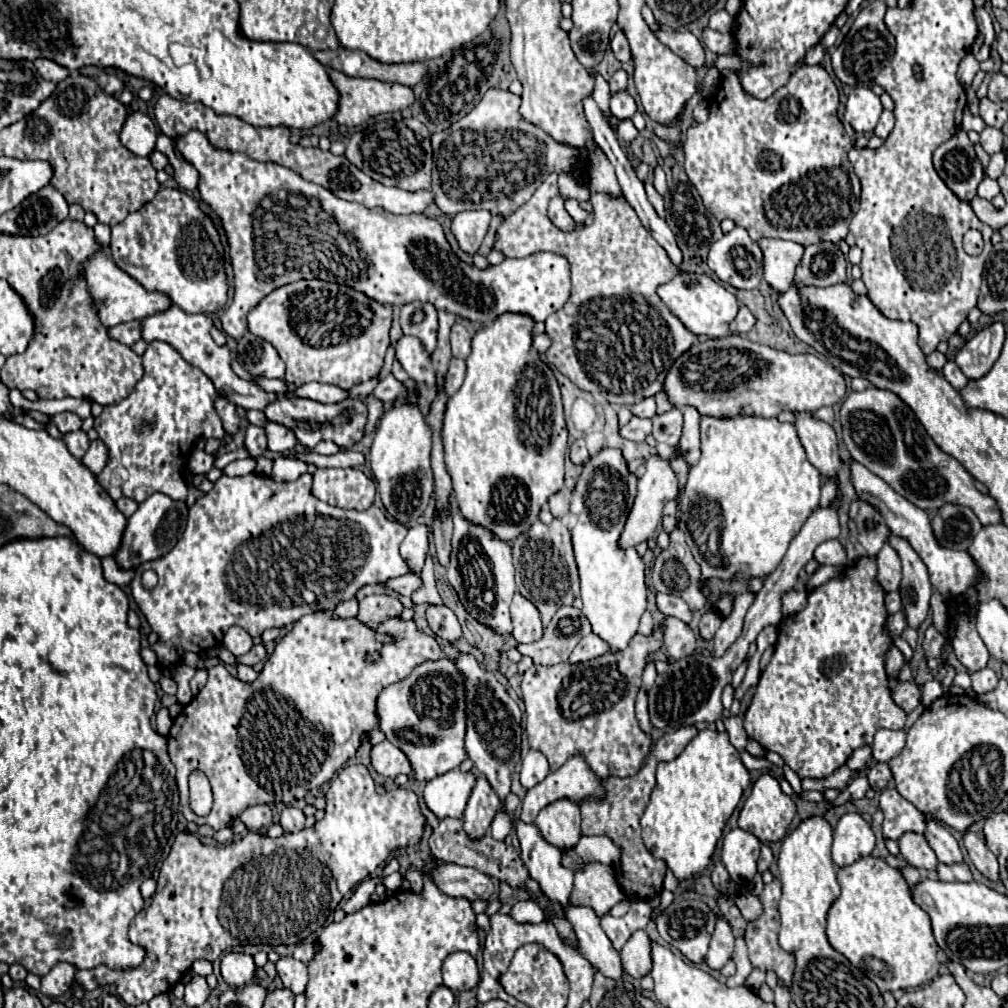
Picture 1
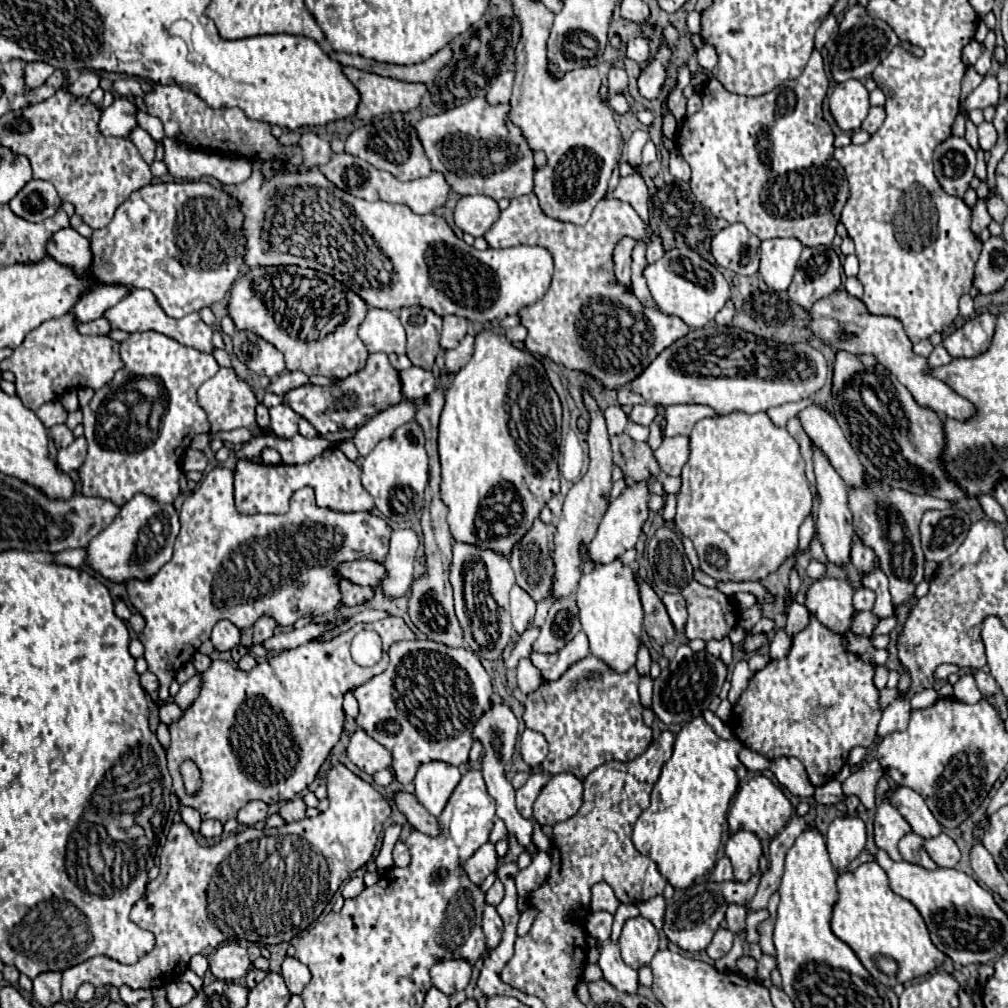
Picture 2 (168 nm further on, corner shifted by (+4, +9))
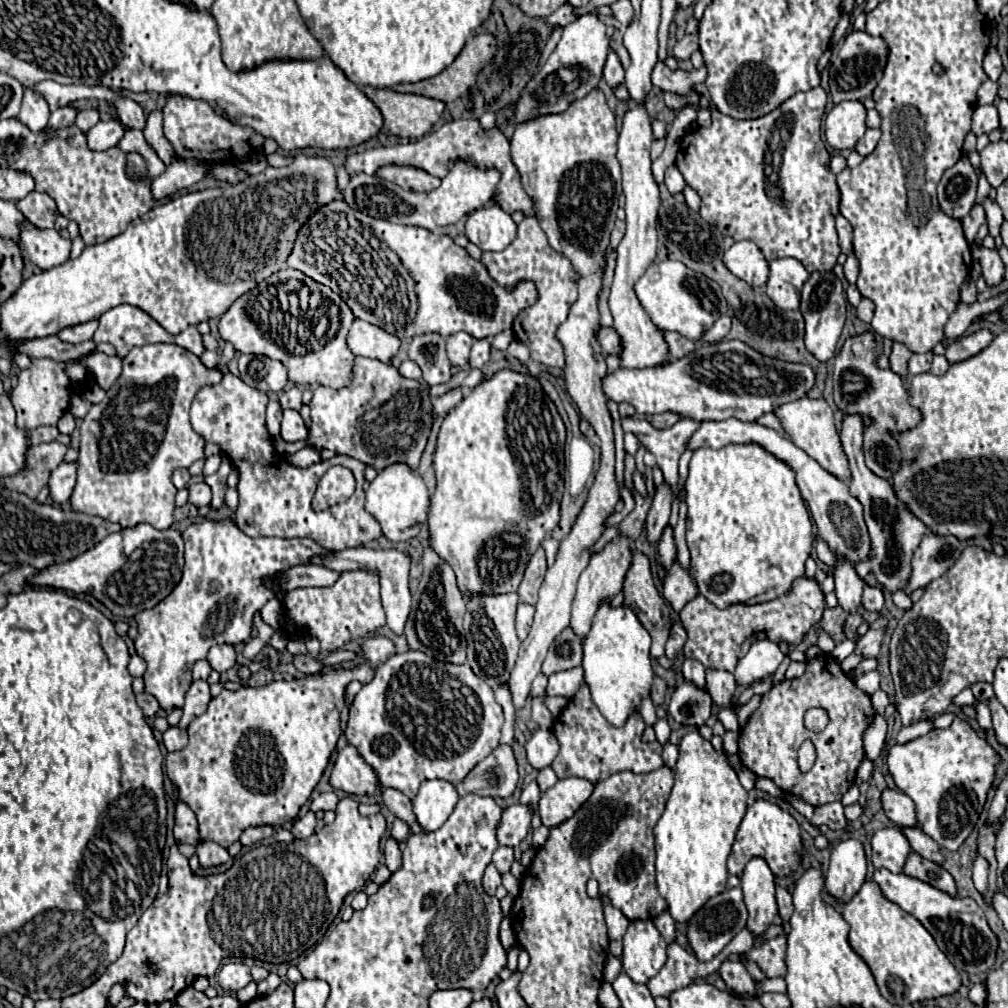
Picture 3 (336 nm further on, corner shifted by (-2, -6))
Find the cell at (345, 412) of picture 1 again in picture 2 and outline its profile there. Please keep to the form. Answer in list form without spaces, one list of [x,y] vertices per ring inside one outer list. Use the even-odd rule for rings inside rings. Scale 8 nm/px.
[[[373,353],[367,357],[365,367],[351,377],[339,379],[327,387],[319,385],[301,385],[299,389],[291,389],[285,395],[287,403],[295,413],[305,417],[319,433],[337,433],[343,429],[359,429],[367,421],[371,421],[381,411],[397,405],[403,401],[399,371],[389,363],[387,353]],[[353,395],[353,399],[351,399]]]

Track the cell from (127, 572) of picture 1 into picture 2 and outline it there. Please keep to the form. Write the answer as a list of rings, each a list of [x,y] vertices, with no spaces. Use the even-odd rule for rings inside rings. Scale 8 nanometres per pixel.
[[[65,549],[55,557],[57,565],[67,565],[67,567],[75,567],[75,569],[87,569],[85,567],[85,549]]]

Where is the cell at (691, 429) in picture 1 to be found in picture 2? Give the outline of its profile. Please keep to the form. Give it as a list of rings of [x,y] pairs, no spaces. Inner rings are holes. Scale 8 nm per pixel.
[[[689,437],[663,439],[661,447],[653,455],[665,475],[679,477],[683,465],[687,463],[687,457],[689,457]]]

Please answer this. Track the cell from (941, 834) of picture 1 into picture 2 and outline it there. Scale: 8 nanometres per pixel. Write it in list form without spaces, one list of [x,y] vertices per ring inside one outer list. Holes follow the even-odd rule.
[[[897,787],[891,797],[889,797],[891,805],[897,807],[897,811],[905,817],[905,821],[911,825],[913,833],[931,839],[935,835],[939,835],[943,829],[937,823],[937,819],[931,815],[929,807],[925,805],[923,797],[919,793],[915,793],[909,787]]]

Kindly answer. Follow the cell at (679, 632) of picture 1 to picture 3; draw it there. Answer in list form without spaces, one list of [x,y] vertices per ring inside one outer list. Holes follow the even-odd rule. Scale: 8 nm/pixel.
[[[633,552],[633,564],[625,576],[625,606],[629,606],[639,622],[651,634],[651,656],[659,658],[665,654],[665,644],[671,630],[671,618],[667,602],[659,596],[653,586],[647,556]]]

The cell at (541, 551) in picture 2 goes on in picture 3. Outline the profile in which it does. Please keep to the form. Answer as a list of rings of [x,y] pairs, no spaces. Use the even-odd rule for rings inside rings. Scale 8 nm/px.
[[[539,548],[529,564],[527,564],[527,570],[525,570],[525,576],[519,584],[519,600],[525,602],[525,604],[537,604],[537,592],[543,584],[543,578],[545,578],[545,572],[547,572],[547,560],[545,560],[545,550]]]

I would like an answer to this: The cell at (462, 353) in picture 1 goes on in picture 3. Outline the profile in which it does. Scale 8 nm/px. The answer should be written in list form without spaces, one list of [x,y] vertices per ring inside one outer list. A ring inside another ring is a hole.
[[[457,332],[447,338],[447,356],[449,362],[457,368],[465,368],[469,362],[469,350],[471,350],[473,338],[467,332]]]

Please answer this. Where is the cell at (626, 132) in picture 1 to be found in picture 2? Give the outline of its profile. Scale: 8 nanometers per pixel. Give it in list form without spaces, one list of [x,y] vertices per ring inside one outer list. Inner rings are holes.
[[[623,93],[611,95],[611,97],[609,97],[609,105],[611,105],[611,109],[615,109],[617,113],[627,113],[627,111],[629,111],[629,103],[627,103],[627,99],[625,99]]]

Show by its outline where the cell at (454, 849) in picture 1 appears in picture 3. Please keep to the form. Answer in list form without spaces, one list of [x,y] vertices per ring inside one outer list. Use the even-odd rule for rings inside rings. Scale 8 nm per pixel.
[[[385,788],[383,790],[383,804],[389,812],[393,812],[395,818],[407,822],[407,826],[411,828],[413,834],[425,834],[425,830],[419,826],[415,814],[413,814],[413,804],[405,794],[401,794],[393,788]]]

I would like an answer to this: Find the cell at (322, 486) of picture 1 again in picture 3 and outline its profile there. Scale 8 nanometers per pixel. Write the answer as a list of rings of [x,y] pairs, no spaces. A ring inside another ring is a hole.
[[[223,372],[221,384],[201,388],[191,404],[191,424],[195,432],[205,436],[207,442],[215,442],[241,474],[237,486],[239,506],[235,510],[235,522],[239,530],[245,532],[247,536],[279,536],[279,538],[309,536],[329,550],[355,548],[379,538],[381,536],[379,522],[363,508],[365,464],[353,460],[351,456],[335,456],[331,460],[321,460],[319,464],[313,464],[309,468],[291,466],[283,456],[277,456],[273,452],[273,440],[265,428],[267,402],[269,400],[265,392],[247,386],[241,378],[233,376],[231,372]],[[337,464],[353,472],[357,480],[355,496],[319,514],[305,514],[311,510],[311,498],[315,494],[317,482],[331,466]]]

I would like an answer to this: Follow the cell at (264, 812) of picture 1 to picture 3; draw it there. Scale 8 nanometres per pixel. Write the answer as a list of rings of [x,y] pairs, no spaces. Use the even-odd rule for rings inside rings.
[[[253,826],[253,828],[247,828],[243,834],[241,834],[241,844],[243,846],[251,846],[251,844],[257,844],[261,842],[263,838],[269,838],[273,834],[273,828],[271,826]]]

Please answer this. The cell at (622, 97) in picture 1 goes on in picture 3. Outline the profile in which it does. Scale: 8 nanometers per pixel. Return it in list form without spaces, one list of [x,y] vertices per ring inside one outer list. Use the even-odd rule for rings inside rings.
[[[613,50],[609,52],[609,58],[607,58],[607,64],[605,64],[605,70],[603,70],[603,78],[611,88],[617,88],[619,84],[625,84],[623,66],[621,66],[621,62],[619,62],[619,58]]]

